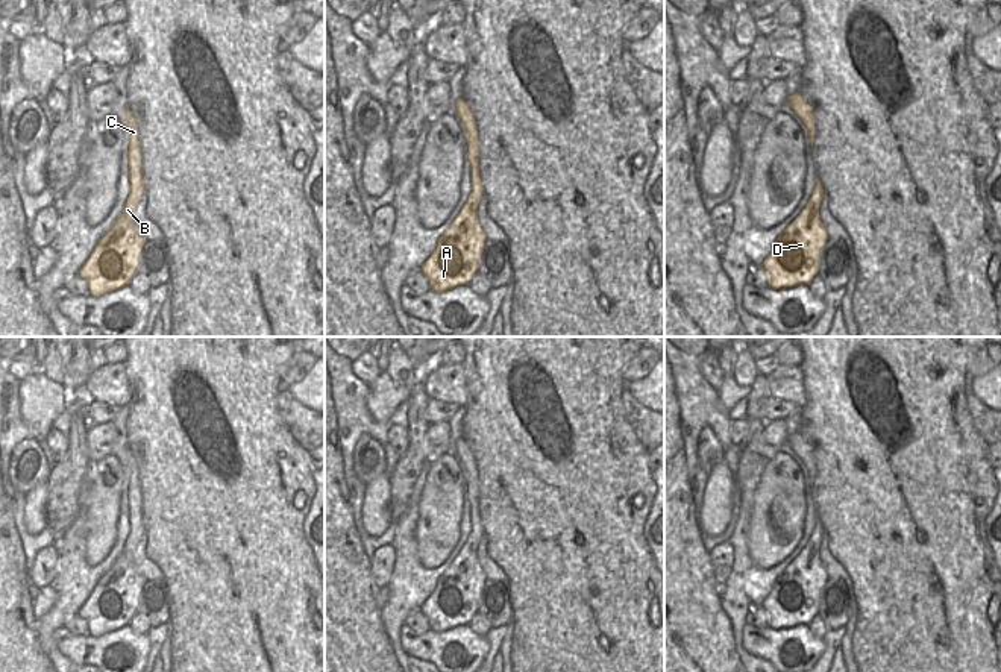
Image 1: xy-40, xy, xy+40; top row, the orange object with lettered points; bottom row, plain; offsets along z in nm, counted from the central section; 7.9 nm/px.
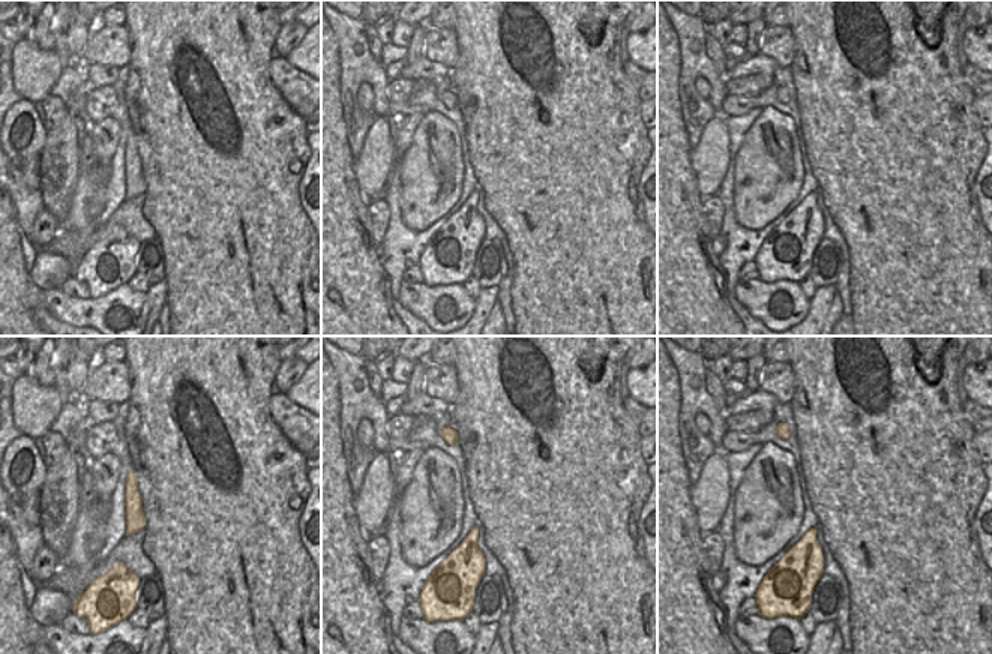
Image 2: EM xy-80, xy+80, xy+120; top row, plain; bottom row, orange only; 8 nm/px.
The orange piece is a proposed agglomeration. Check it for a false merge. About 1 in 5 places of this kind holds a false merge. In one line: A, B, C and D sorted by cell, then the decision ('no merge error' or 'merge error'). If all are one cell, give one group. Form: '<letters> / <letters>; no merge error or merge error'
A B C D; no merge error

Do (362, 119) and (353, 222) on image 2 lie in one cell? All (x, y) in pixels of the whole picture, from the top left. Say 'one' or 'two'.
two

